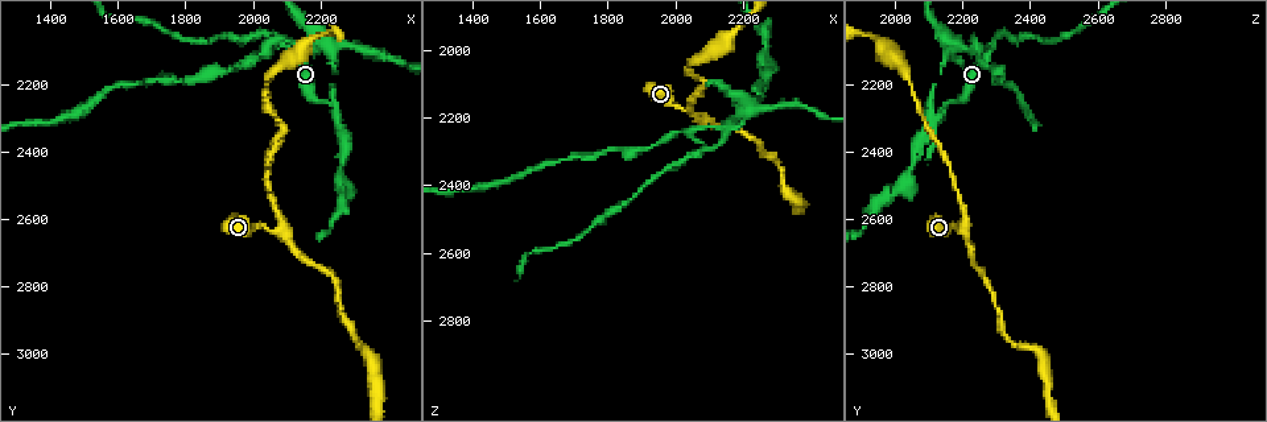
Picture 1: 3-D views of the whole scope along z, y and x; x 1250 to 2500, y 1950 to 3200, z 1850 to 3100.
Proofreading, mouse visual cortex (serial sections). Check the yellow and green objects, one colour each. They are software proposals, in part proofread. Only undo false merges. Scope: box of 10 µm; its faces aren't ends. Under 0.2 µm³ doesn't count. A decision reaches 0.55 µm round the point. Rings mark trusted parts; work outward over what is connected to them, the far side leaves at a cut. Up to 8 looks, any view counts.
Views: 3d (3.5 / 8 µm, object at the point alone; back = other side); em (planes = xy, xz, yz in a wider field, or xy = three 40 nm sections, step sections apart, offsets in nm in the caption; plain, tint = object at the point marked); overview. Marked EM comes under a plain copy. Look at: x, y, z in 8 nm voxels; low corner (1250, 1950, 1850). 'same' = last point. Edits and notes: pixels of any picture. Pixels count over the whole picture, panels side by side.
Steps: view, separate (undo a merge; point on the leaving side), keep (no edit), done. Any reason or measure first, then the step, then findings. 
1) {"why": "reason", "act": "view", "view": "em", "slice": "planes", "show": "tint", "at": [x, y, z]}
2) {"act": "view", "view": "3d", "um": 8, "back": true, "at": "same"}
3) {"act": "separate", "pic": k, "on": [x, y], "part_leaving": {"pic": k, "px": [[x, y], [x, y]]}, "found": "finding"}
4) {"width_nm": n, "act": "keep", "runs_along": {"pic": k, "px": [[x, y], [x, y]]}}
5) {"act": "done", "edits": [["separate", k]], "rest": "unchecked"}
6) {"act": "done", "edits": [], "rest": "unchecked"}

{"why": "abrupt turn", "act": "view", "view": "3d", "um": 8, "at": [2080, 2620, 2200]}

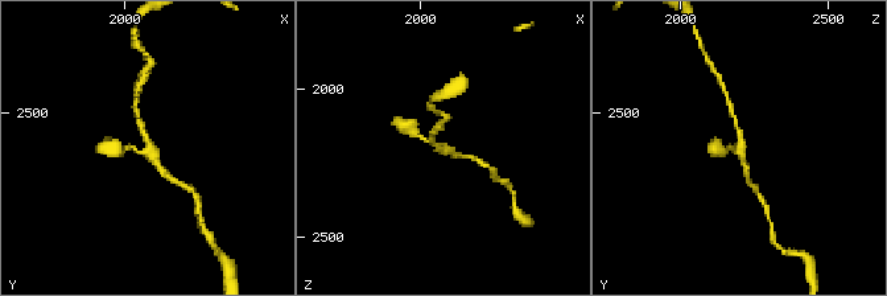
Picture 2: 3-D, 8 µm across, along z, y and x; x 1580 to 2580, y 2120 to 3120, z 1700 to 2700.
{"act": "view", "view": "3d", "um": 3.5, "at": "same"}

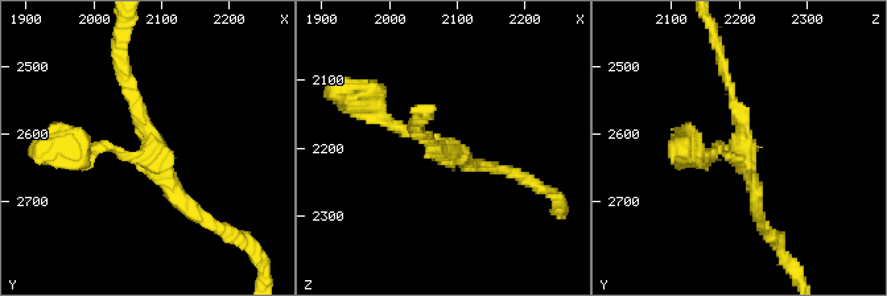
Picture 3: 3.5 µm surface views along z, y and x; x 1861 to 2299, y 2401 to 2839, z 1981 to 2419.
{"act": "view", "view": "em", "slice": "xy", "step": 3, "show": "tint", "at": [2085, 2625, 2200]}

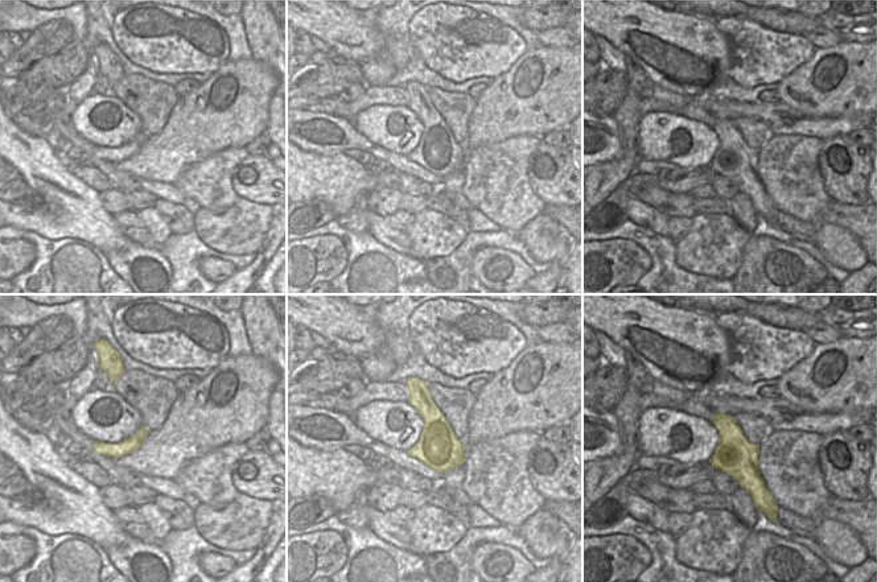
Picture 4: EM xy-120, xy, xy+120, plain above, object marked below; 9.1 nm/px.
{"act": "keep", "found": "continuous, no second cell"}

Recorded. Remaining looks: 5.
{"why": "narrows sharply", "act": "view", "view": "3d", "um": 3.5, "at": [2240, 2290, 2150]}

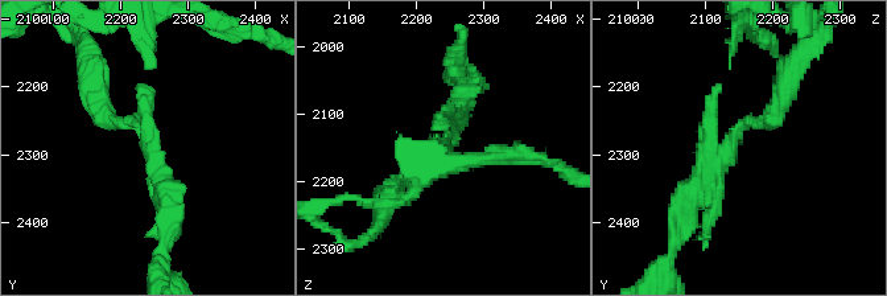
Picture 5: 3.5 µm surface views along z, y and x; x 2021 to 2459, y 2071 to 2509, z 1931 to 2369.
{"act": "view", "view": "em", "slice": "xy", "step": 3, "show": "tint", "at": [2235, 2285, 2145]}

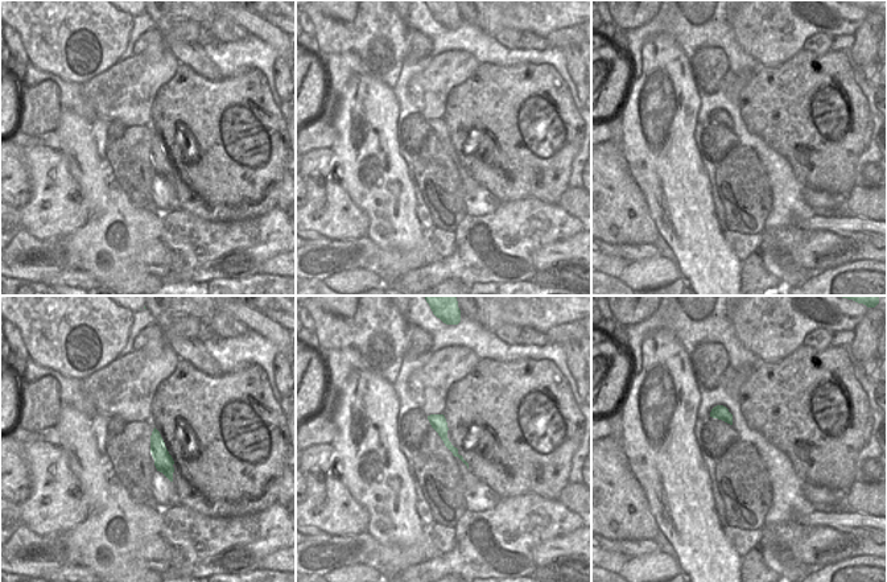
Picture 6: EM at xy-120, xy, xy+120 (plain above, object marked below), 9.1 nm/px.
{"width_nm": 150, "act": "separate", "pic": 5, "on": [147, 103], "part_leaving": {"pic": 5, "px": [[717, 159], [676, 216], [663, 268]]}, "found": "a second cell is stuck on"}

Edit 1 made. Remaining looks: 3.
{"act": "view", "view": "overview"}

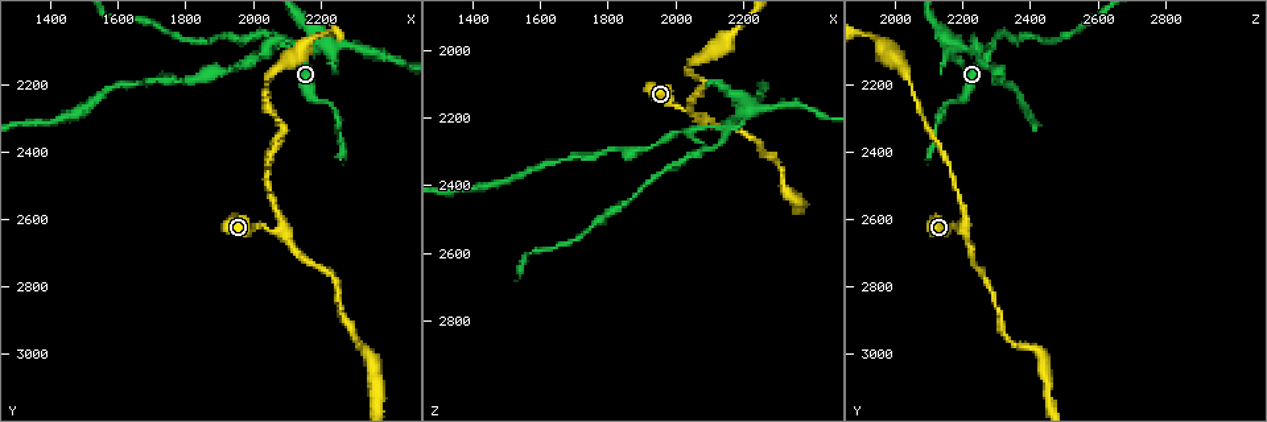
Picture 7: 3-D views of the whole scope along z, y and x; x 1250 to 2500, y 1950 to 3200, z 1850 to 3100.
{"why": "narrows sharply", "act": "view", "view": "3d", "um": 3.5, "at": [2030, 2210, 2050]}

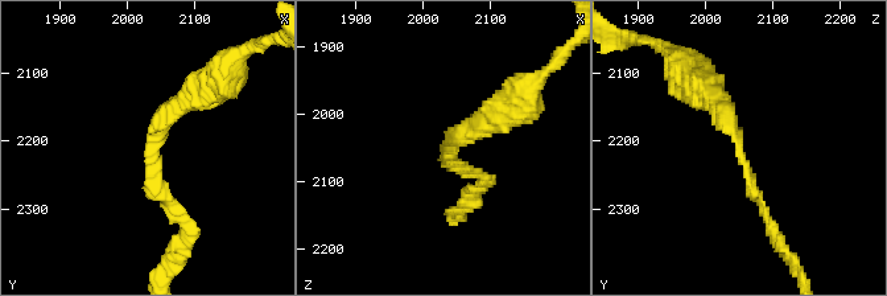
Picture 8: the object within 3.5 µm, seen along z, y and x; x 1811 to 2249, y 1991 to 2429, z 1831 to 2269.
{"act": "keep", "runs_along": {"pic": 8, "px": [[767, 217], [727, 115], [704, 87]]}, "found": "one cell here"}

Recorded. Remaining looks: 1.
{"act": "done", "edits": [["separate", 5]], "rest": "unchecked"}

